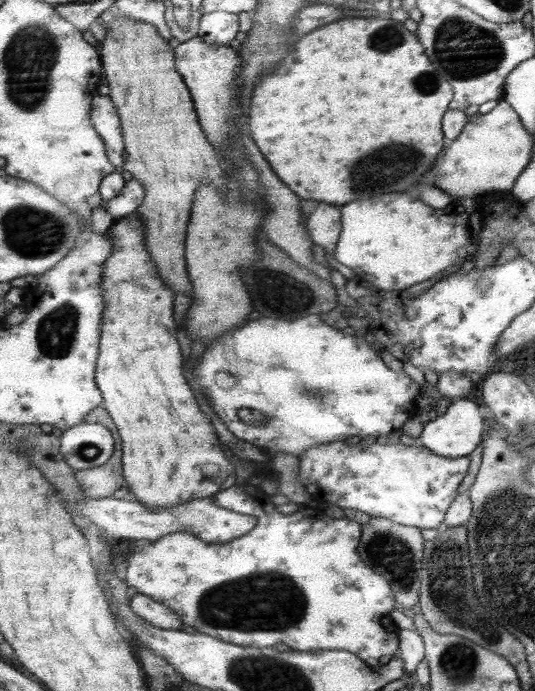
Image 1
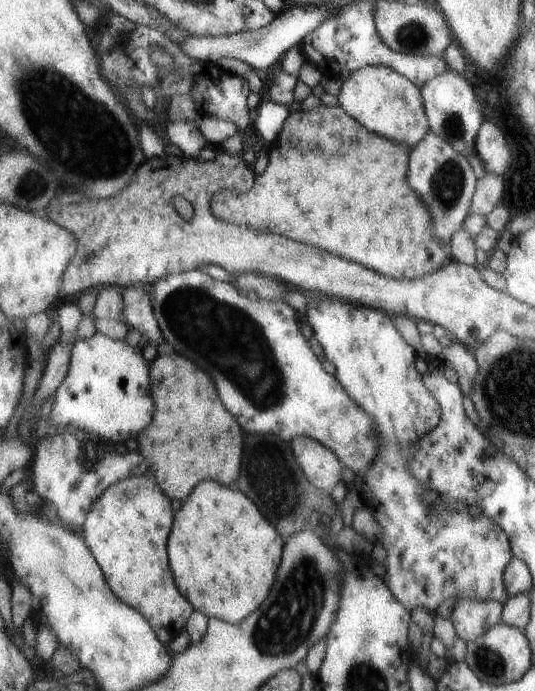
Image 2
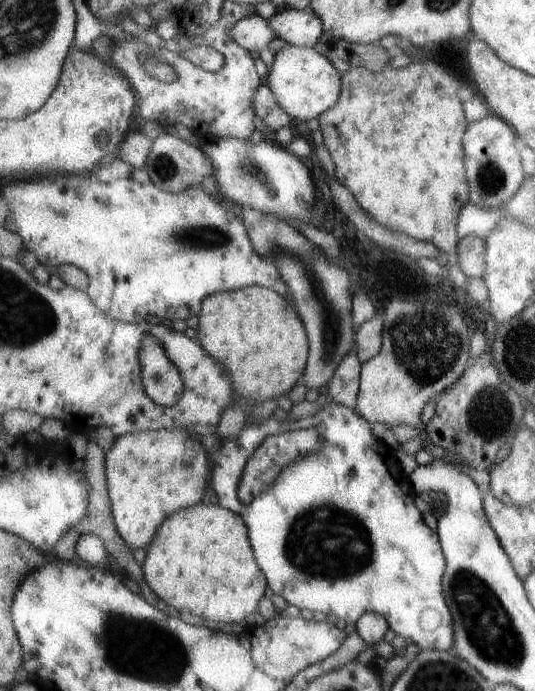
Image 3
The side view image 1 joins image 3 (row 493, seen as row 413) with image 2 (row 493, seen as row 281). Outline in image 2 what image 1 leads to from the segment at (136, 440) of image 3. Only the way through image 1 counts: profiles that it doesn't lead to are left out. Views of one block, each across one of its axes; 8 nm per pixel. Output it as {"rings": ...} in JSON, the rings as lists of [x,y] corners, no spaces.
{"rings":[[[148,475],[126,478],[111,486],[93,504],[82,526],[85,542],[93,550],[113,592],[123,602],[141,611],[161,642],[169,648],[194,611],[191,602],[185,600],[175,584],[167,556],[173,518],[171,498]]]}

